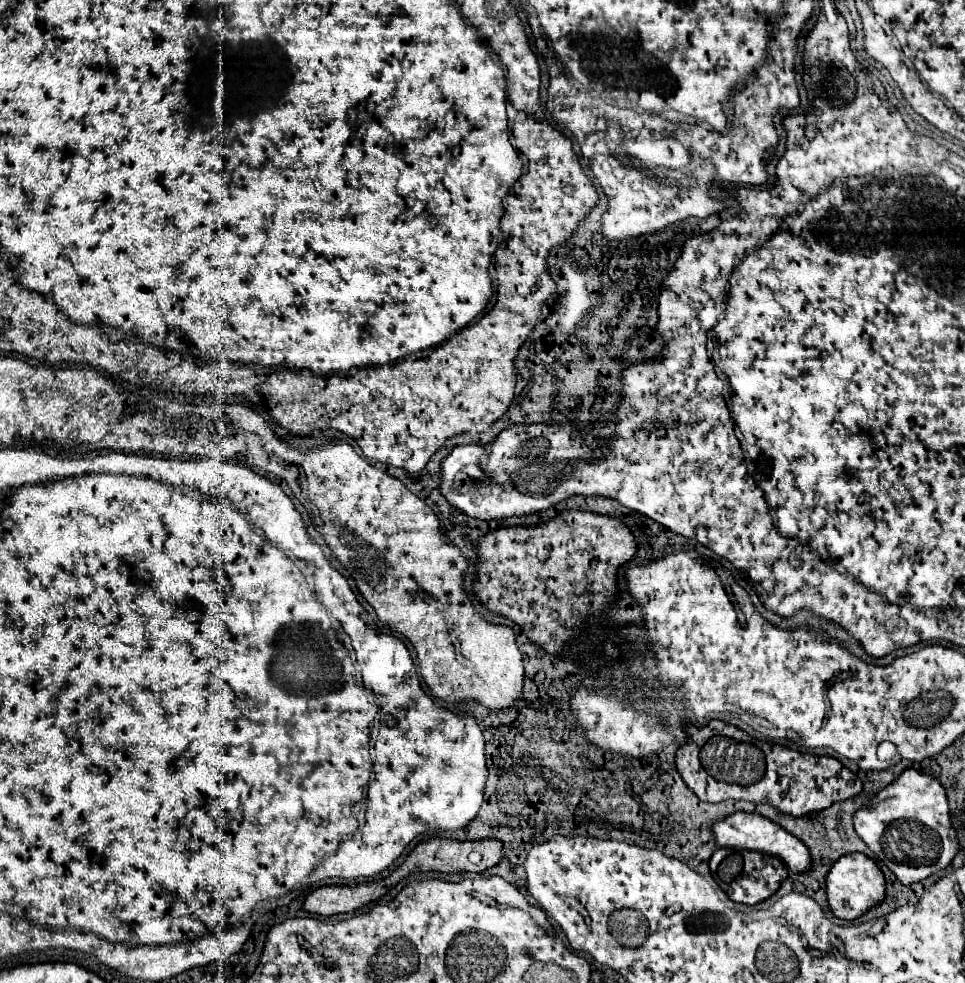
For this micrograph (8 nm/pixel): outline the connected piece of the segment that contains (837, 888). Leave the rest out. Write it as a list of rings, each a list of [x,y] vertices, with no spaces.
[[[848,854],[836,860],[836,864],[830,868],[826,876],[826,896],[830,910],[836,918],[842,920],[854,920],[862,916],[868,908],[880,904],[884,900],[884,876],[880,868],[864,854]]]

